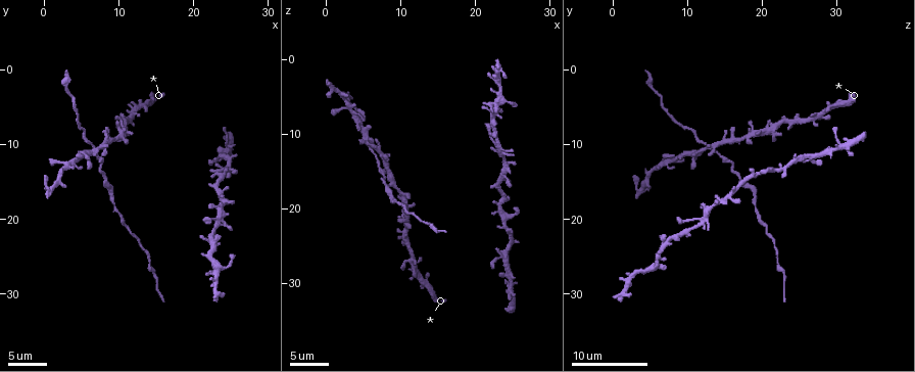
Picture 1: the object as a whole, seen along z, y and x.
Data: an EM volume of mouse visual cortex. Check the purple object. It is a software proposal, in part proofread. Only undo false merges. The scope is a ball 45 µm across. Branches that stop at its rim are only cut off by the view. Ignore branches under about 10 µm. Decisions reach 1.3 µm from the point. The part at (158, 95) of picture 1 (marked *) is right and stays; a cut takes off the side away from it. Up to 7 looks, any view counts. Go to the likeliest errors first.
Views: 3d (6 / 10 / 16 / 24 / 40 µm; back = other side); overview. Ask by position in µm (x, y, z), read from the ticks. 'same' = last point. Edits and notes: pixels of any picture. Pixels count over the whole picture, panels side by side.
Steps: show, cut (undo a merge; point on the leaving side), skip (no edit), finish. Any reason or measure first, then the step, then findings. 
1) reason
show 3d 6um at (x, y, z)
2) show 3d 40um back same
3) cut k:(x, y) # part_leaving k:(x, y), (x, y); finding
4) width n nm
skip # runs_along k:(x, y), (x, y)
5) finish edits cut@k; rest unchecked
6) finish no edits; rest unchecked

four or more arms meet
show 3d 6um at (7.0, 10.5, 12.5)

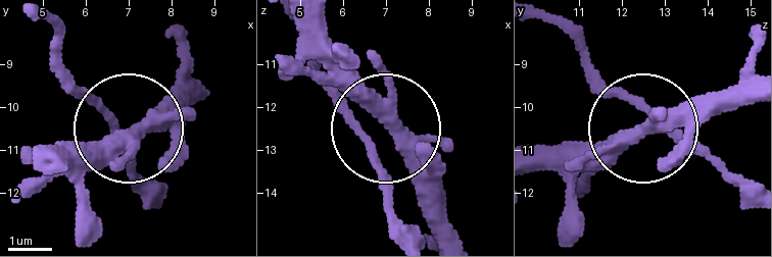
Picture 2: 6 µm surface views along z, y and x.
skip # runs_along 2:(749, 93), (566, 144); one cell here

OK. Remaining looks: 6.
three arms meet
show 3d 6um at (10.5, 8.0, 18.5)

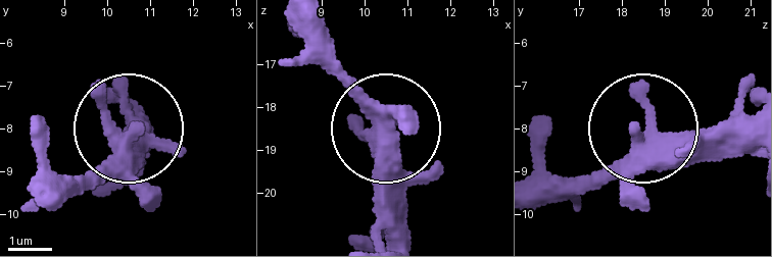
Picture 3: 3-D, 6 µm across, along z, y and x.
from behind
show 3d 6um back at (10.45, 8.20, 18.55)

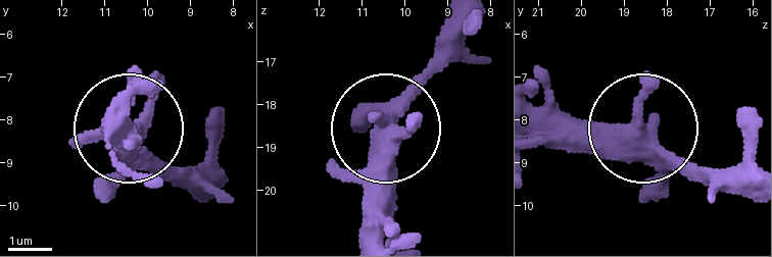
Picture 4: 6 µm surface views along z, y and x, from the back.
arms 3
skip # all the same cell

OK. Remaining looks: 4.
sudden change in width
show 3d 16um at (8.0, 14.5, 17.0)

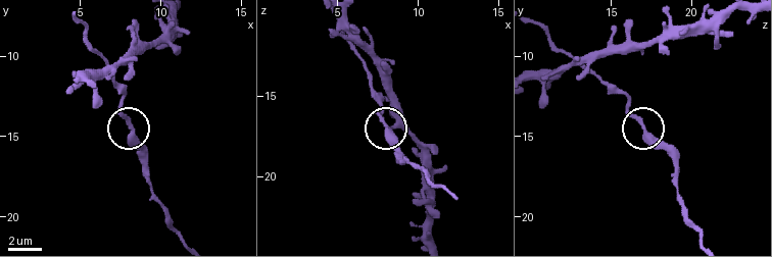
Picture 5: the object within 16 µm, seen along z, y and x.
skip # continuous, no second cell

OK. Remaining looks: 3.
sudden change in width
show 3d 16um at (11.0, 21.0, 20.5)

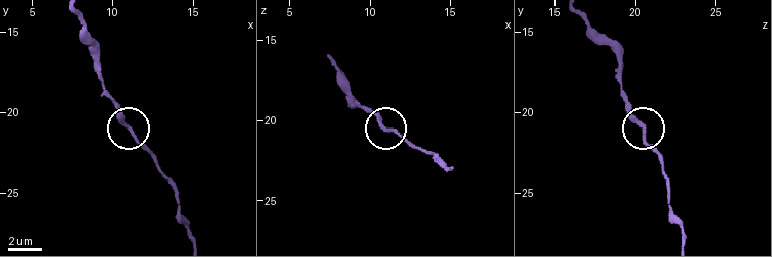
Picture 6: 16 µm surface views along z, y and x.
show 3d 16um back at (10.8, 20.9, 20.4)

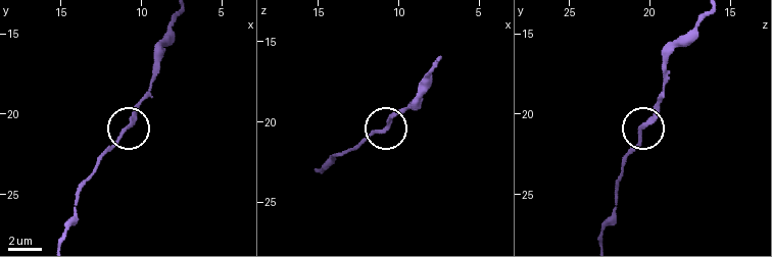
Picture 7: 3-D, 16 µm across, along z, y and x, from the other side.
skip # runs_along 7:(436, 57), (424, 94), (354, 147); all the same cell

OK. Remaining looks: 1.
finish no edits; rest unchecked

